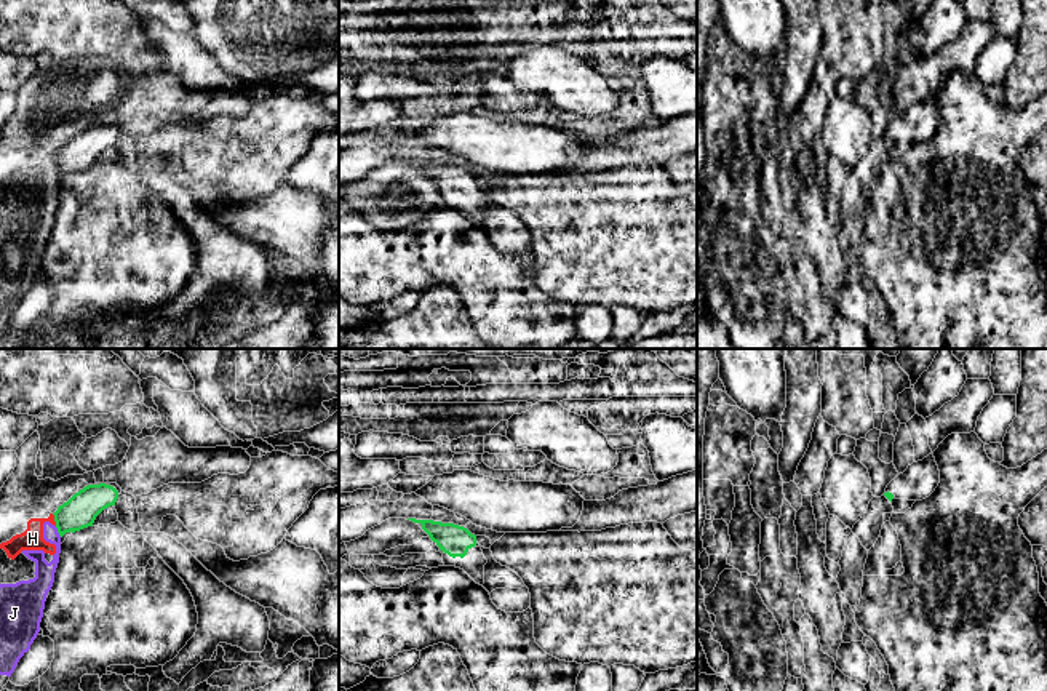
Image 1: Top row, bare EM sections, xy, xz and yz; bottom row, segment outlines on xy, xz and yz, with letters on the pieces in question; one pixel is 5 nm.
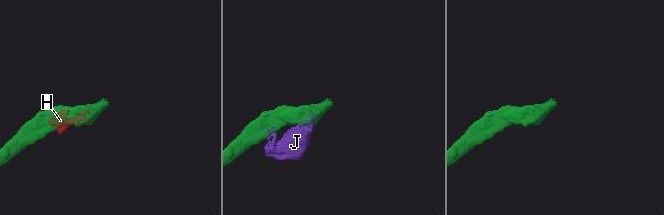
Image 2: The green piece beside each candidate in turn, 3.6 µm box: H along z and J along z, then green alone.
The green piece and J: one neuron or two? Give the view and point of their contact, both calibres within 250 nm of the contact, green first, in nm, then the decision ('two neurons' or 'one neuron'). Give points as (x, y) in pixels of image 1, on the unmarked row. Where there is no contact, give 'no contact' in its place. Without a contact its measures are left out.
xy (58, 173) | 170/100 nm | two neurons

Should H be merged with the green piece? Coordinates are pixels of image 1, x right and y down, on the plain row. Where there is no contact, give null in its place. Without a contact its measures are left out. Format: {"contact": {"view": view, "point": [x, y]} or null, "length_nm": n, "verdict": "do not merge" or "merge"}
{"contact": {"view": "xy", "point": [55, 162]}, "length_nm": 70, "verdict": "do not merge"}

